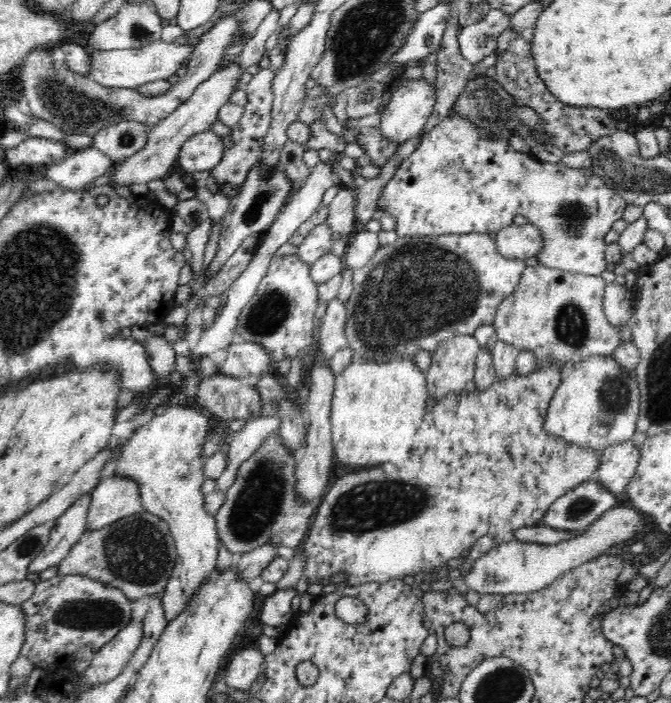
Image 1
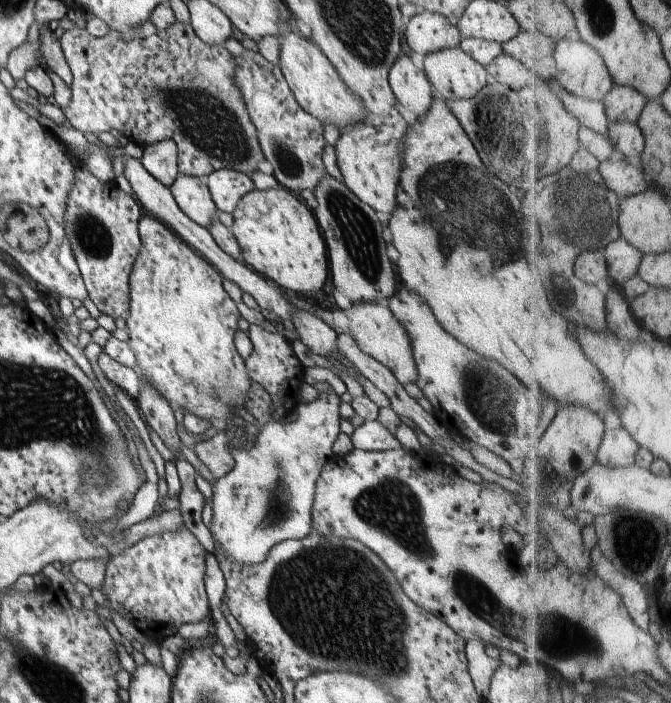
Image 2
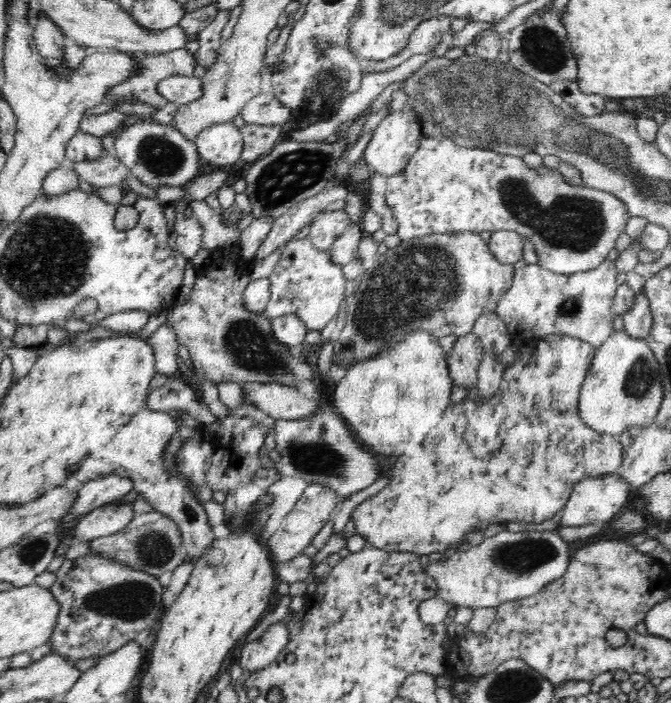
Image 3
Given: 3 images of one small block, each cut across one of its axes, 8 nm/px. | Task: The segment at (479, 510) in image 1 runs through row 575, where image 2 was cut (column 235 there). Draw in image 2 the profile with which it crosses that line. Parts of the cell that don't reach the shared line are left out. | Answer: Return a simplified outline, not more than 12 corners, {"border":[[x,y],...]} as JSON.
{"border":[[142,210],[138,374],[218,431],[250,390],[222,274]]}

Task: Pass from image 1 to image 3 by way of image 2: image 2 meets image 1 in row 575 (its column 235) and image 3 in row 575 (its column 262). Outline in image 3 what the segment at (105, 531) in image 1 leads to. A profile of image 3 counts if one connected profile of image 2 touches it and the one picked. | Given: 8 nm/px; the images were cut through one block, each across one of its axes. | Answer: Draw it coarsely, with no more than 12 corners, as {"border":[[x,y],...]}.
{"border":[[151,511],[89,552],[154,577],[186,559],[182,533]]}

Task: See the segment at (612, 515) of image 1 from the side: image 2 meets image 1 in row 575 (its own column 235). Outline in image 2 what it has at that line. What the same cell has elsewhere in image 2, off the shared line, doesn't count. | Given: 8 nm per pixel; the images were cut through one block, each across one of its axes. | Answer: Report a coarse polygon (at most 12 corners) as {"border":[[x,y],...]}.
{"border":[[332,386],[268,422],[218,478],[209,530],[264,562],[312,532],[341,432]]}

